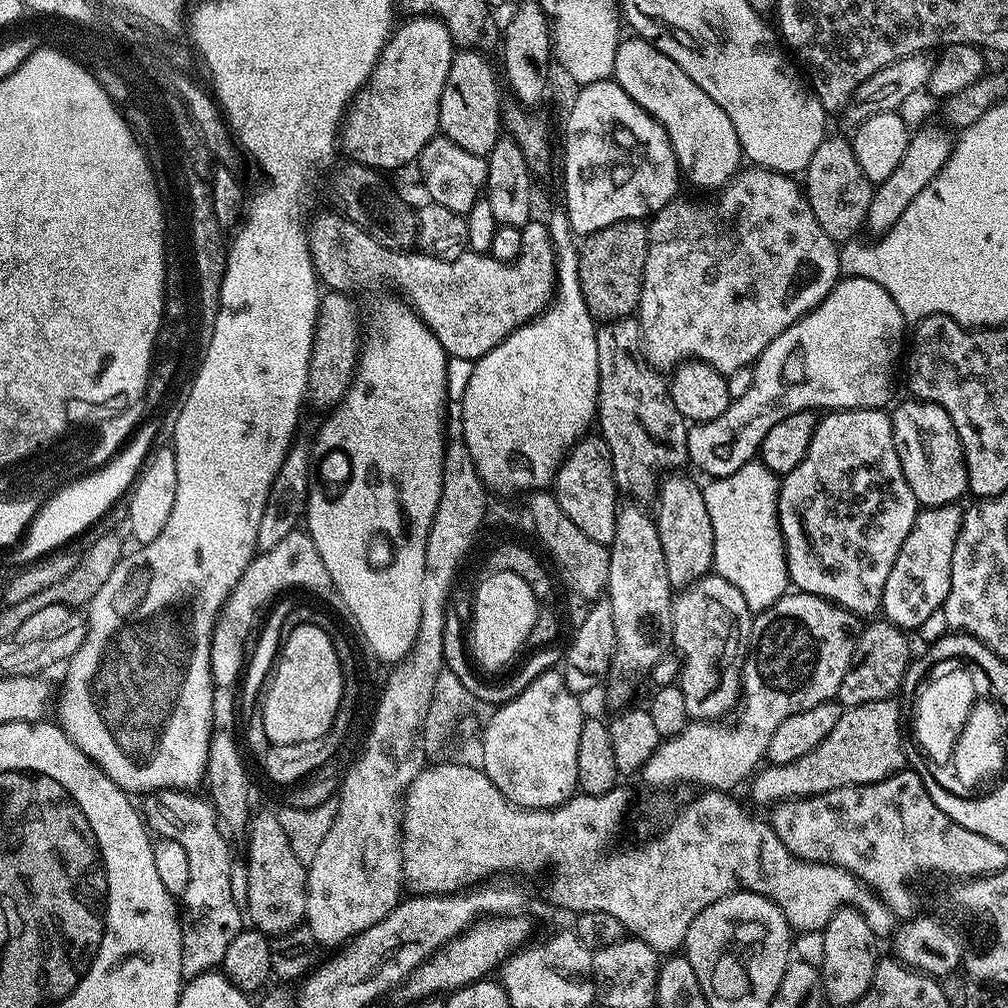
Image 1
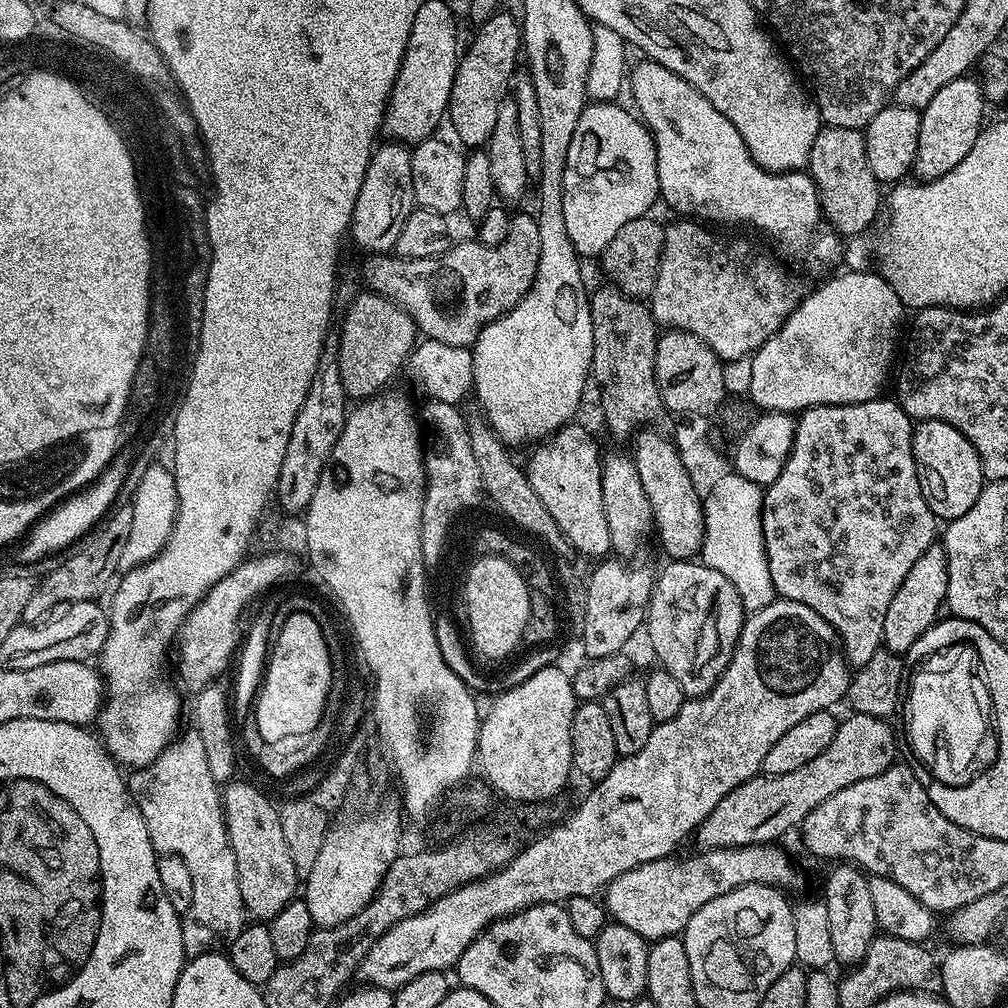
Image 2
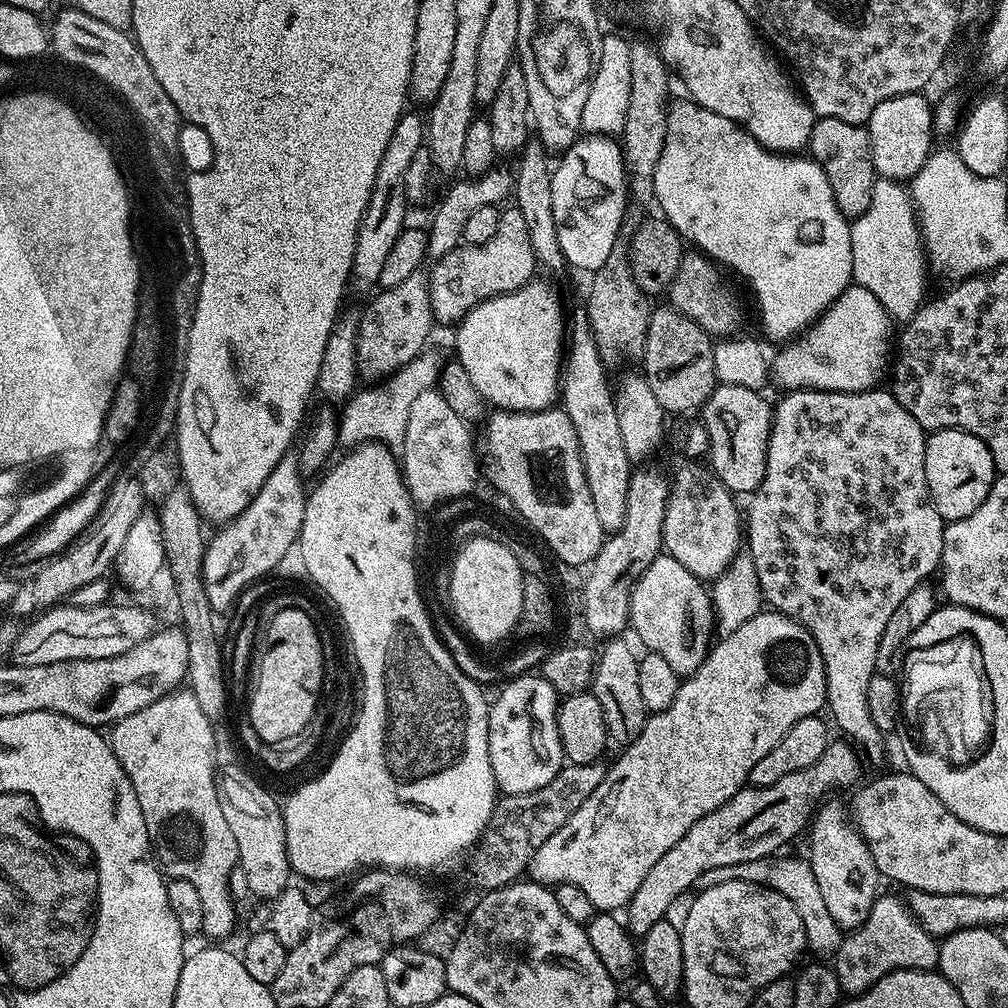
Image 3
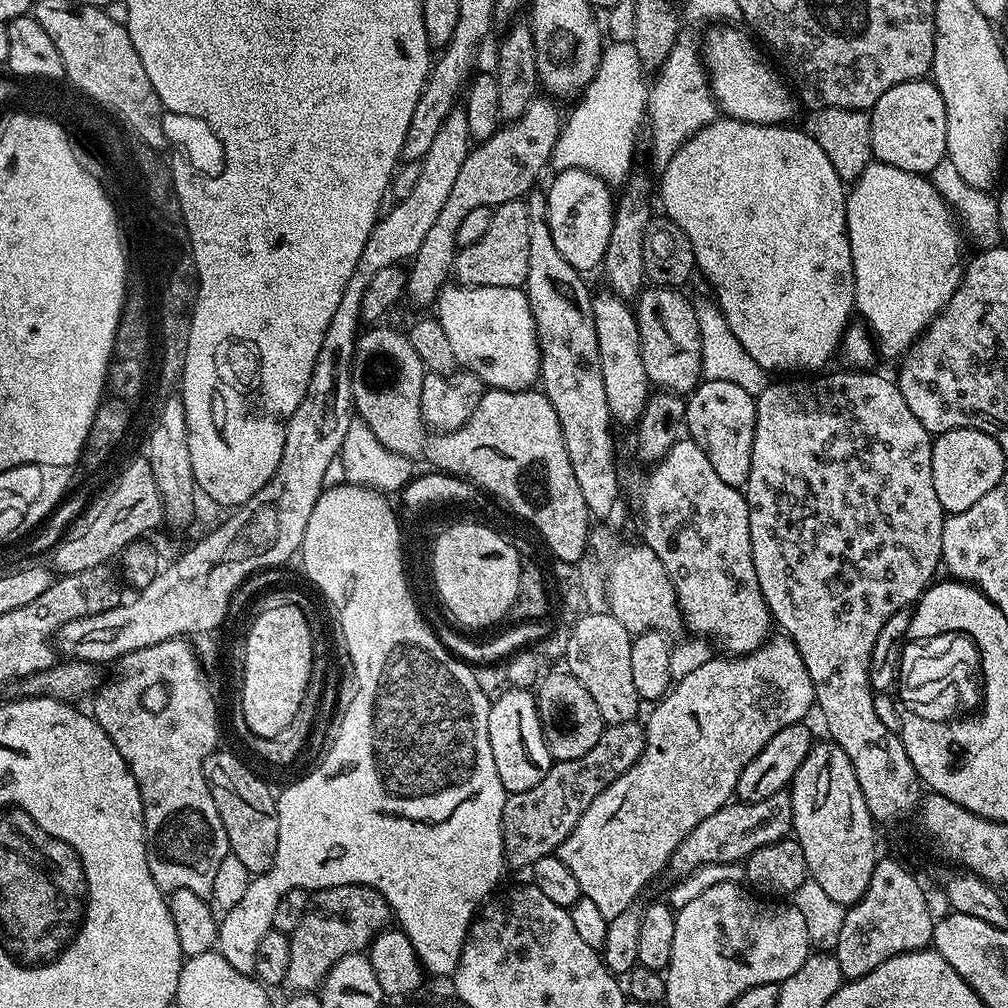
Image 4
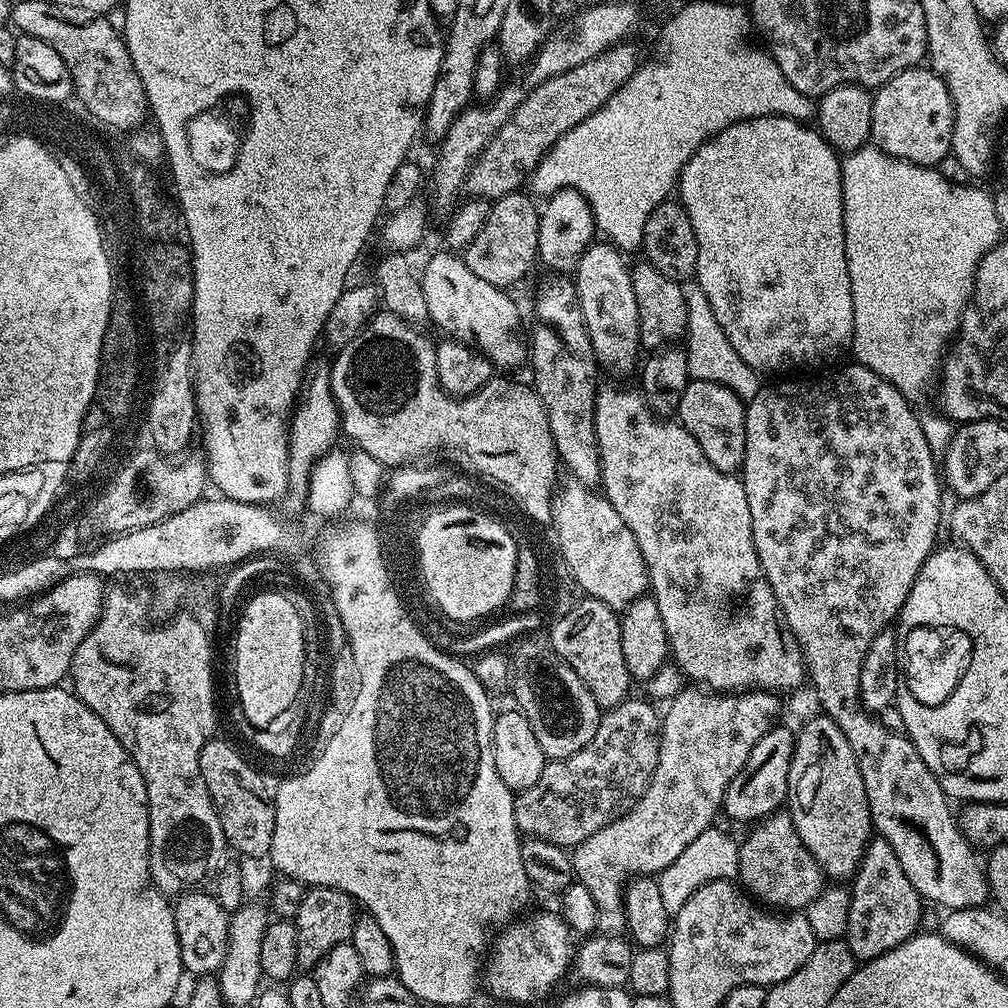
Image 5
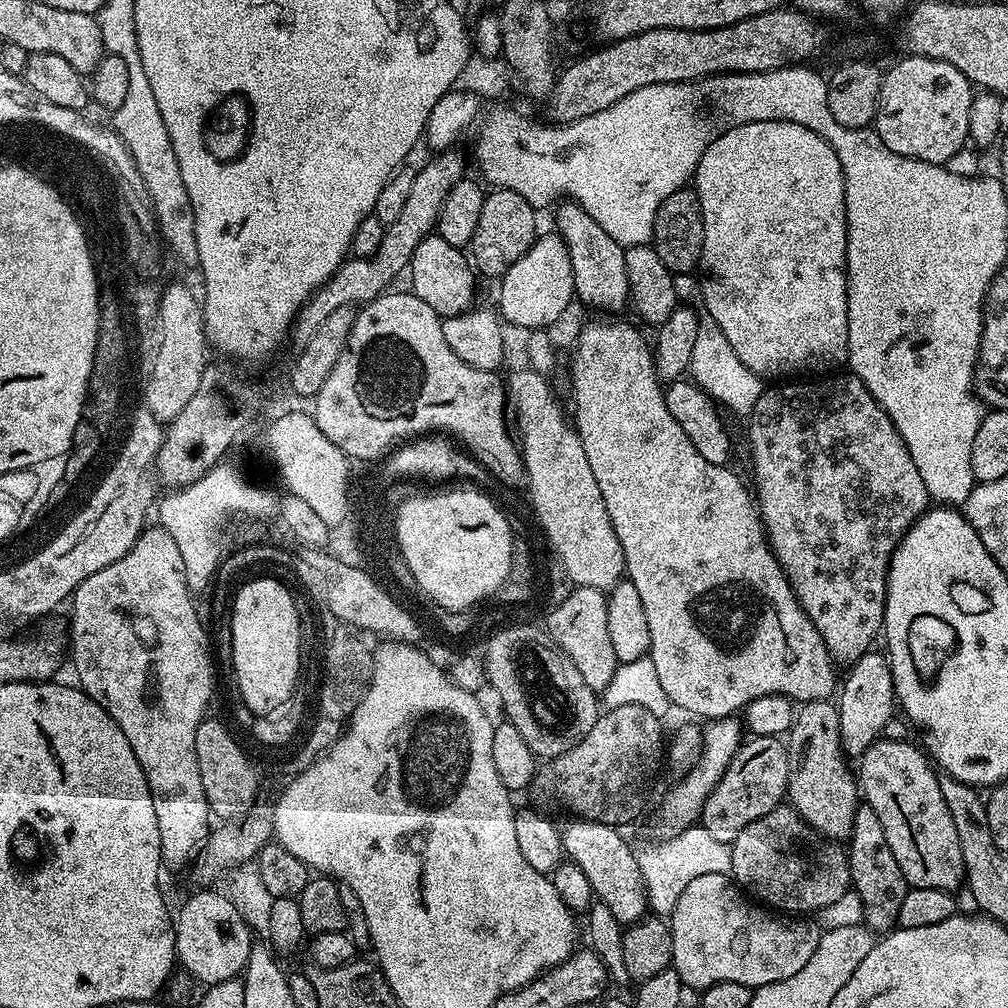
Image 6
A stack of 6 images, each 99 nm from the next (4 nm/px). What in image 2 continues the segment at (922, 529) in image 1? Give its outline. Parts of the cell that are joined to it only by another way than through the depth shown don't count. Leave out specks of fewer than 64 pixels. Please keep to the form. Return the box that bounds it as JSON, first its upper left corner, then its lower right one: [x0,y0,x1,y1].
[883,542,948,654]

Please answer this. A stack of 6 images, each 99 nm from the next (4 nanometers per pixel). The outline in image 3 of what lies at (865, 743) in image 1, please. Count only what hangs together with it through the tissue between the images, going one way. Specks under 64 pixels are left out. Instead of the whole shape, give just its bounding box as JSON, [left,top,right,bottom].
[626,739,861,938]

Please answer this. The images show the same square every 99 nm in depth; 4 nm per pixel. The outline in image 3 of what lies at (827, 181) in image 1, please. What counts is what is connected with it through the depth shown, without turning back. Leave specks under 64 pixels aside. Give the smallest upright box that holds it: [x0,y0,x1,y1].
[807,117,878,221]

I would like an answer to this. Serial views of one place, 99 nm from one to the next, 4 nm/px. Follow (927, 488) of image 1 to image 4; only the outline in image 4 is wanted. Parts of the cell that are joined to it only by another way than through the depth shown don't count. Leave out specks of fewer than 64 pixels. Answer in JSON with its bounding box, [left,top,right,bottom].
[930,428,1006,514]

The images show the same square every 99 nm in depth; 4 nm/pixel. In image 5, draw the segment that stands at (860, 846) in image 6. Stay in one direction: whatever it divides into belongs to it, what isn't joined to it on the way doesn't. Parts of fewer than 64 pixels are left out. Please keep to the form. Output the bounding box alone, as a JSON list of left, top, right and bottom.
[846,839,922,962]

